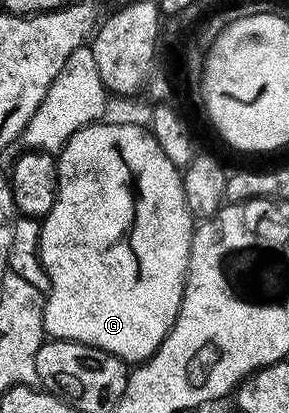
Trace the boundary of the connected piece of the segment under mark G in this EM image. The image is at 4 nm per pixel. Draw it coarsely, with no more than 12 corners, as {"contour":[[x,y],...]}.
{"contour":[[150,129],[57,154],[43,329],[138,364],[177,320],[193,215]]}

